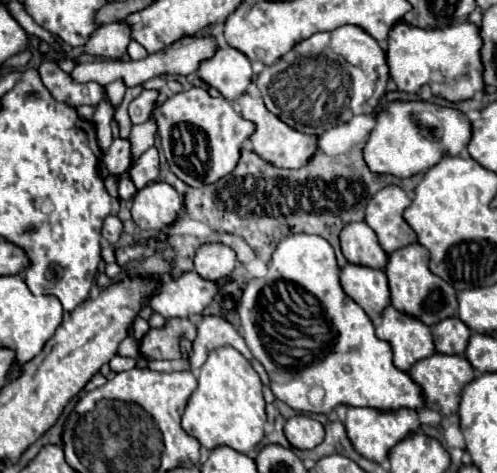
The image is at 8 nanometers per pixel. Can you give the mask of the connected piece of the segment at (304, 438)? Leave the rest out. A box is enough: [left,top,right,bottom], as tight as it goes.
[284,416,322,450]

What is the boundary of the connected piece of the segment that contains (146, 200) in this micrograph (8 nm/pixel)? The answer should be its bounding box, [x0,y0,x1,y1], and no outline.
[132,182,182,232]

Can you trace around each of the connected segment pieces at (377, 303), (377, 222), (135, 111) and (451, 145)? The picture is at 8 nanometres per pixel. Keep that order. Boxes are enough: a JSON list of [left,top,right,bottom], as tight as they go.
[[340,264,390,320],[366,186,416,252],[128,90,160,124],[362,100,470,178]]

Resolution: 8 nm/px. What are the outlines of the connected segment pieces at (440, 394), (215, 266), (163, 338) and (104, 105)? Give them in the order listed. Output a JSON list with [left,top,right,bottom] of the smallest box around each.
[[408,354,476,416],[194,242,236,280],[140,318,196,360],[92,99,116,151]]

